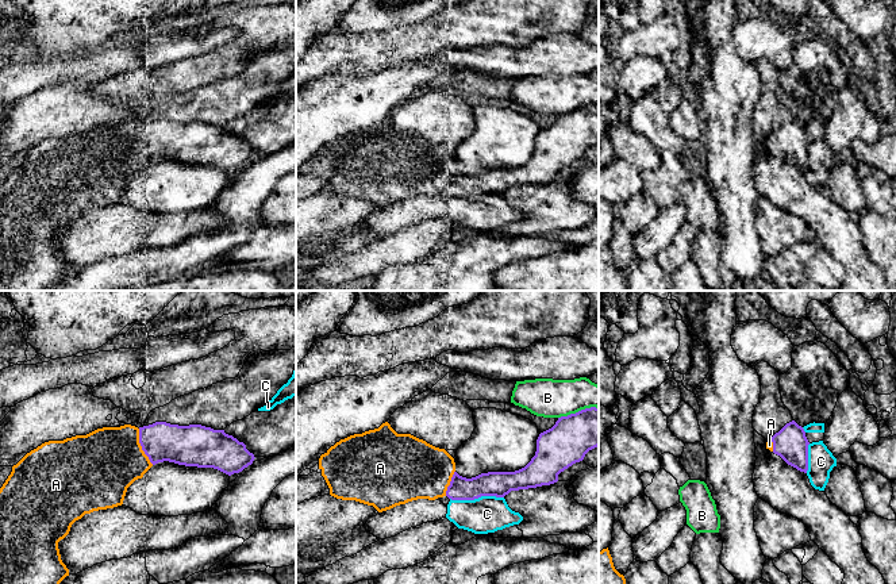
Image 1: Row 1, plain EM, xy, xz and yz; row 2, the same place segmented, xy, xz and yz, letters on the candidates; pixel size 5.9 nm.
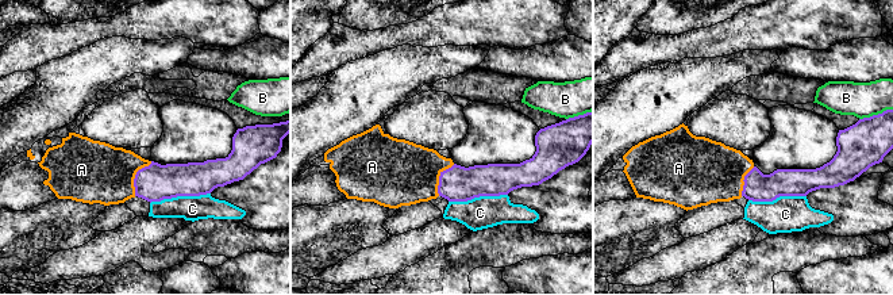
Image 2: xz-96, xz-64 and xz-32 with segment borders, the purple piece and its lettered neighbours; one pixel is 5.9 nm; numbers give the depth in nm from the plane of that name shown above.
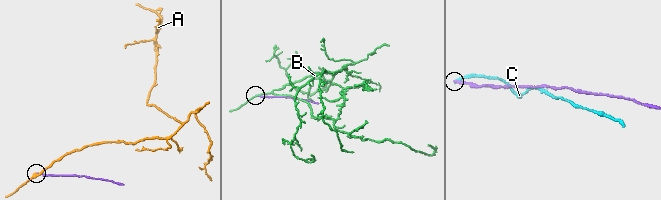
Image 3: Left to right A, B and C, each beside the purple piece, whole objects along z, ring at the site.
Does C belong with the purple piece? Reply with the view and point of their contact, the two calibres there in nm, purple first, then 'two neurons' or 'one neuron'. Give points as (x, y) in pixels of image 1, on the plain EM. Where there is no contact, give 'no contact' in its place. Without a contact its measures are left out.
contact xz (476, 195); calibres 150 and 220 nm; two neurons

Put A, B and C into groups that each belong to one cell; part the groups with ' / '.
A / B / C

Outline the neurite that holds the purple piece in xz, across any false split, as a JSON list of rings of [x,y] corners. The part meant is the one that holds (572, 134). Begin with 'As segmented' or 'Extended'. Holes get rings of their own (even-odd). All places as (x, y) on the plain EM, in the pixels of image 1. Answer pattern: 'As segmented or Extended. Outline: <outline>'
Extended. Outline: [[[591,104],[568,114],[561,114],[555,122],[541,130],[537,137],[537,149],[531,158],[515,169],[488,169],[466,176],[455,169],[454,155],[445,147],[427,141],[411,131],[397,131],[388,119],[378,126],[354,131],[341,137],[319,155],[319,166],[324,174],[330,192],[342,197],[355,197],[373,203],[378,210],[391,207],[418,196],[435,197],[447,193],[451,197],[474,197],[481,193],[504,195],[511,188],[550,182],[558,178],[558,172],[576,160],[584,157],[585,151],[599,143],[599,105]]]

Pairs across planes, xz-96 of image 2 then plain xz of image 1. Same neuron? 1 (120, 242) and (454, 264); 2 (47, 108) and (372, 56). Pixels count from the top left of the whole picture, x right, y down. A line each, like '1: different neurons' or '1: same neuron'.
1: different neurons
2: different neurons

